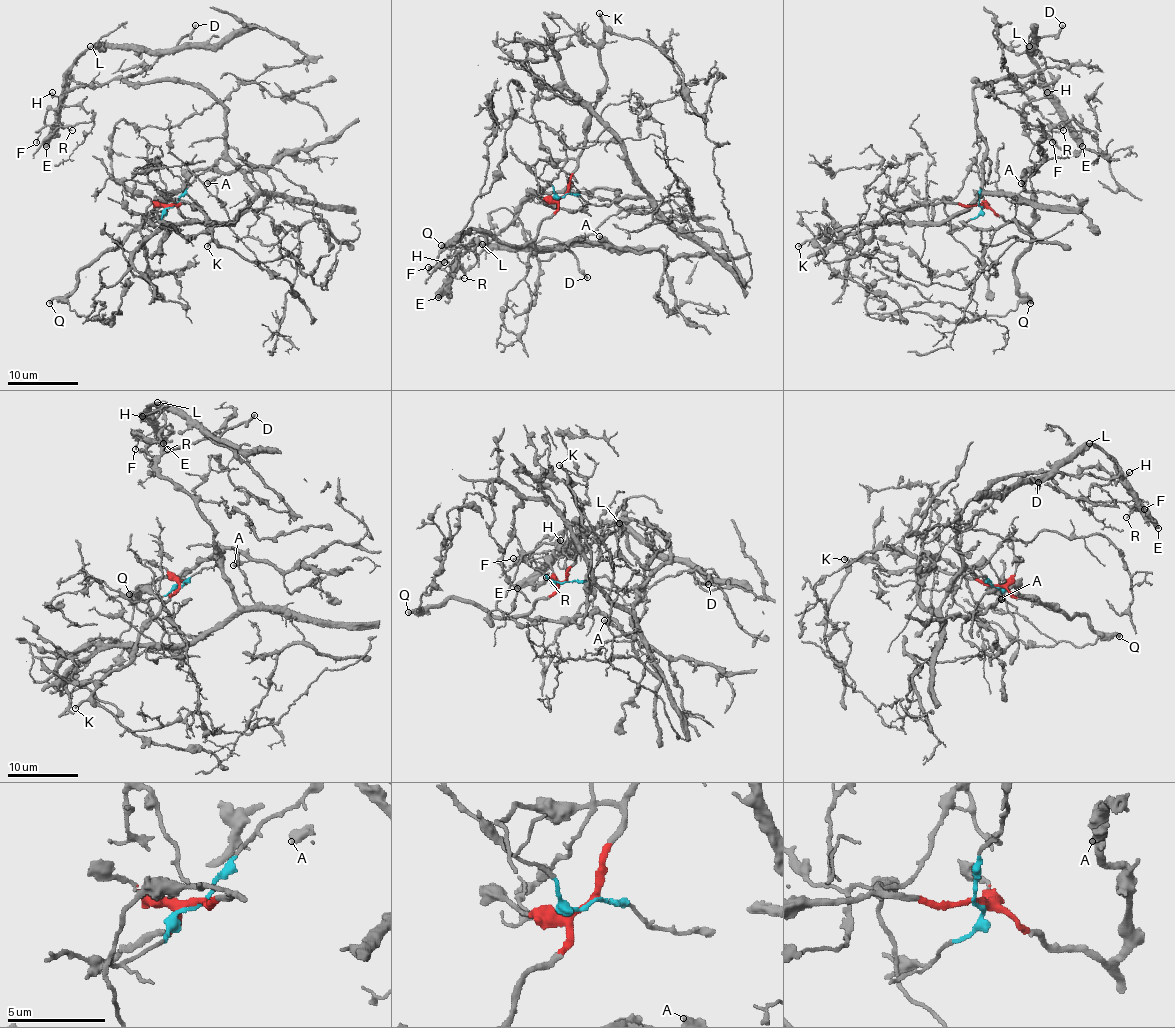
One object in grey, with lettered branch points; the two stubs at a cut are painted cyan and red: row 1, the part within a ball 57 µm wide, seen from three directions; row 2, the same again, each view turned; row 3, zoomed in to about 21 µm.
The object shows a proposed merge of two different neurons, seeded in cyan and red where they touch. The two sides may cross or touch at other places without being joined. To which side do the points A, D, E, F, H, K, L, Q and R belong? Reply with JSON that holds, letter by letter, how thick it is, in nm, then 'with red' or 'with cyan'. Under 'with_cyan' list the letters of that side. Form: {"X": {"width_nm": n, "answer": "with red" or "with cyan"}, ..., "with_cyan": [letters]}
{"A": {"width_nm": 480, "answer": "with red"}, "D": {"width_nm": 220, "answer": "with cyan"}, "E": {"width_nm": 550, "answer": "with cyan"}, "F": {"width_nm": 110, "answer": "with cyan"}, "H": {"width_nm": 280, "answer": "with cyan"}, "K": {"width_nm": 220, "answer": "with red"}, "L": {"width_nm": 380, "answer": "with cyan"}, "Q": {"width_nm": 380, "answer": "with red"}, "R": {"width_nm": 140, "answer": "with cyan"}, "with_cyan": ["D", "E", "F", "H", "L", "R"]}

